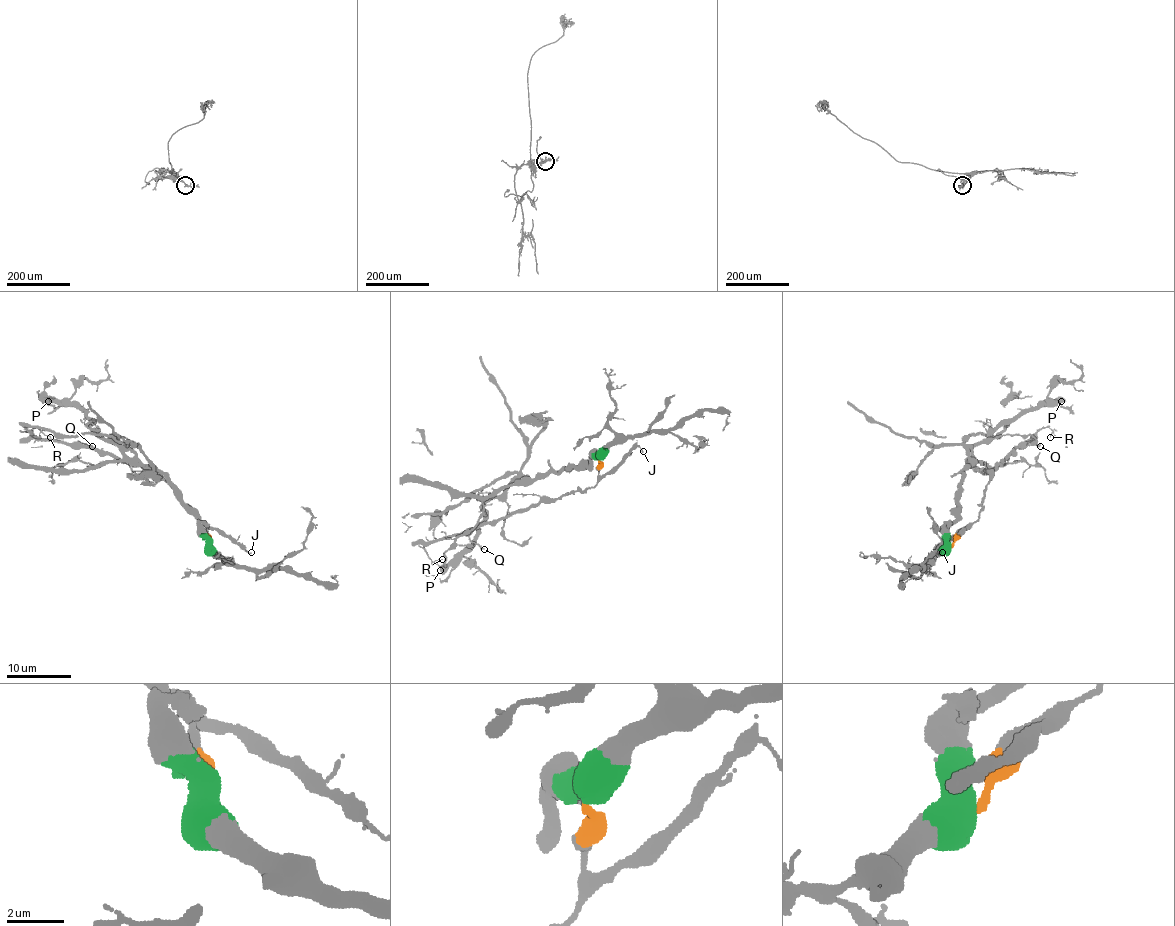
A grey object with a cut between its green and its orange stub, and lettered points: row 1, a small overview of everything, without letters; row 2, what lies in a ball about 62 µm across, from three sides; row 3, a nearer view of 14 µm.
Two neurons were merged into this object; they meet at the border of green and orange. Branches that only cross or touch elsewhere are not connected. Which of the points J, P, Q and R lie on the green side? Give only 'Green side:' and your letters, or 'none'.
Green side: P

